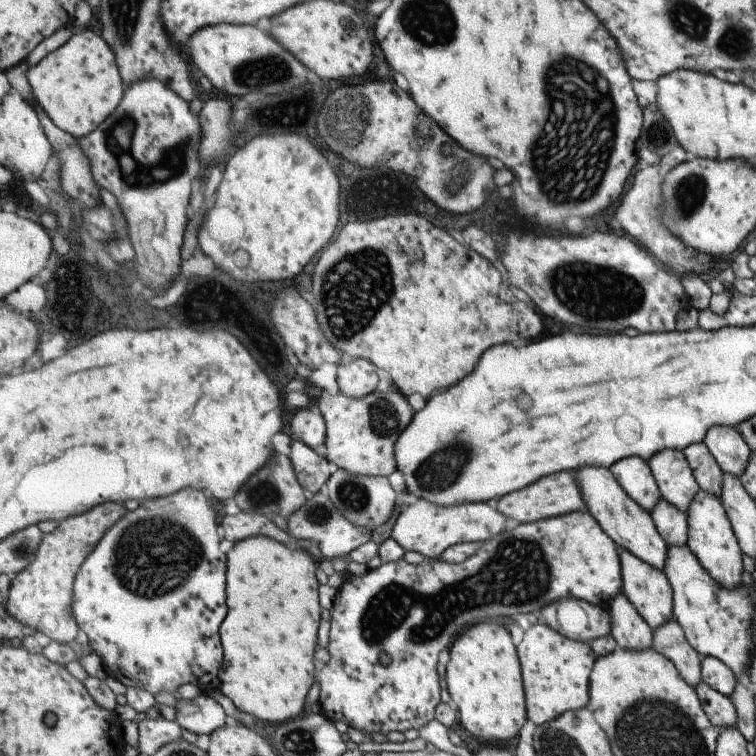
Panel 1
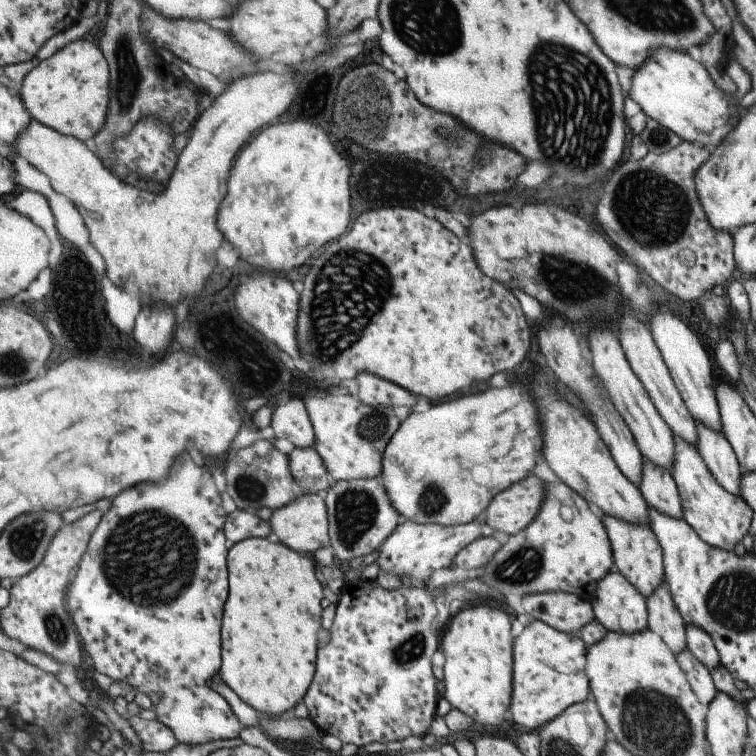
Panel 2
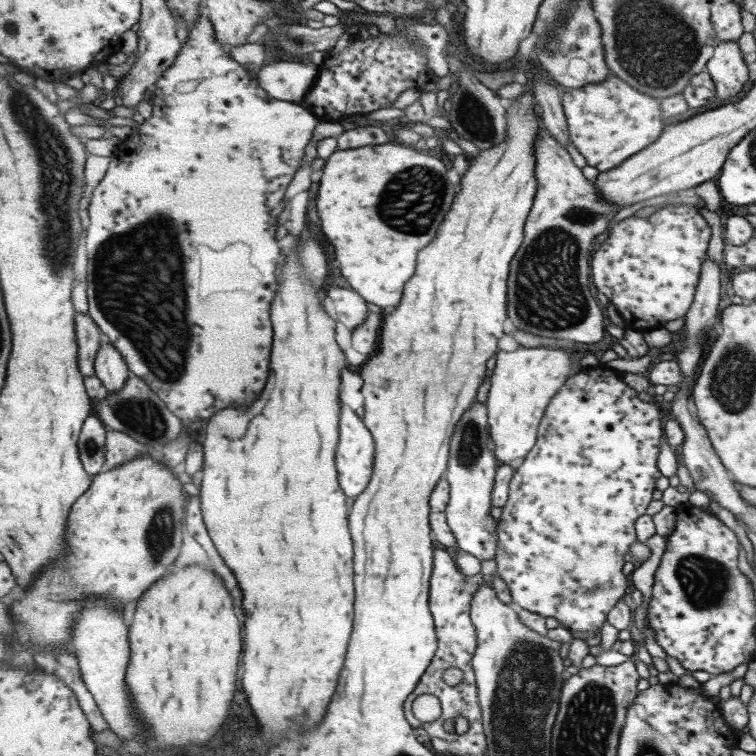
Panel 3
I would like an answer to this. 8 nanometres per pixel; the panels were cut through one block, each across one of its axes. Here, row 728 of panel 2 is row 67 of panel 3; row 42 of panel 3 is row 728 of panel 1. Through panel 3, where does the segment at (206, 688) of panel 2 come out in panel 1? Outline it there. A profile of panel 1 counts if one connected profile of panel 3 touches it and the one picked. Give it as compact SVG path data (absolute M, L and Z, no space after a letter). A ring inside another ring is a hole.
M201 693L194 699L177 699L176 721L195 734L215 733L230 724L223 706L207 693Z

